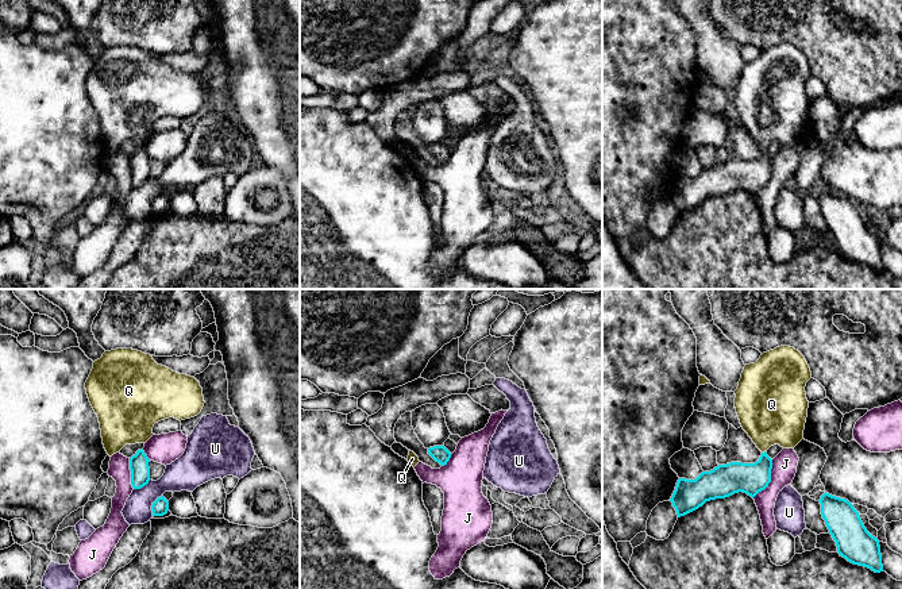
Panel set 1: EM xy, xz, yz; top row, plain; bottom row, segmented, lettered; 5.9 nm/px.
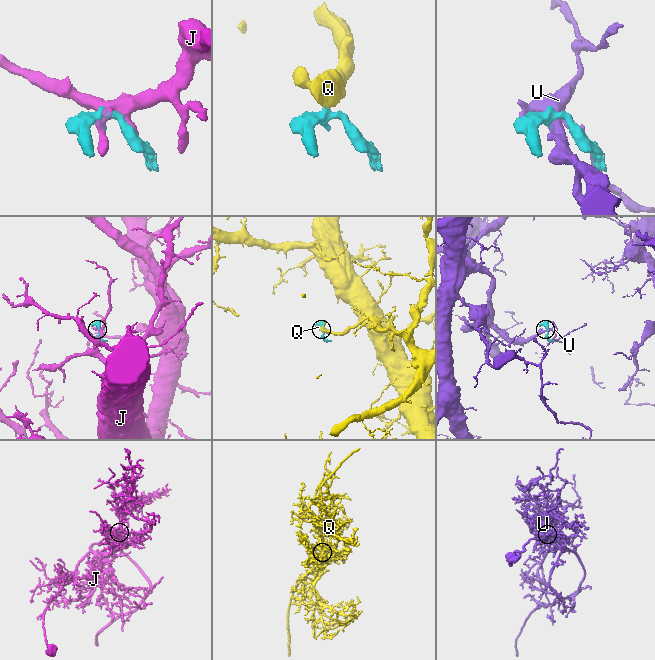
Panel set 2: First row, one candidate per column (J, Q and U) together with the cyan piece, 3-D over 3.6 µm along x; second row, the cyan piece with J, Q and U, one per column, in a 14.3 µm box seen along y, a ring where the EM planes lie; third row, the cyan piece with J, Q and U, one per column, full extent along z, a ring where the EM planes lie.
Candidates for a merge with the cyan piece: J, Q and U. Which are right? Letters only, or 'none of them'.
Q

